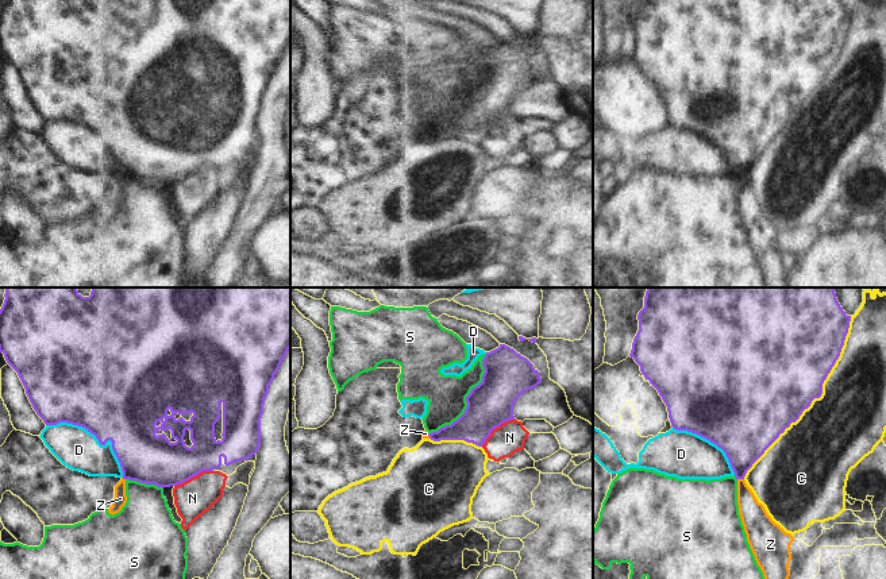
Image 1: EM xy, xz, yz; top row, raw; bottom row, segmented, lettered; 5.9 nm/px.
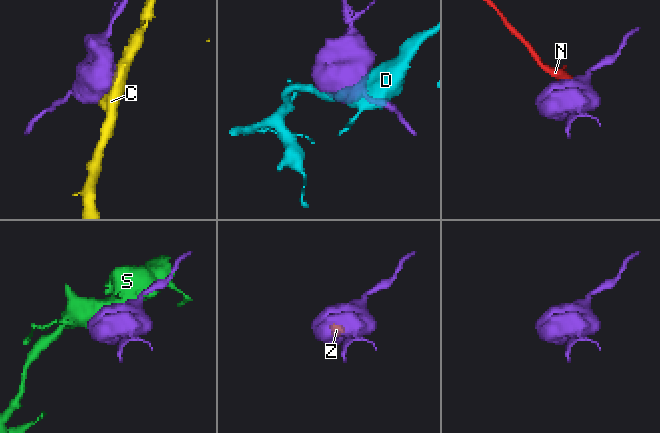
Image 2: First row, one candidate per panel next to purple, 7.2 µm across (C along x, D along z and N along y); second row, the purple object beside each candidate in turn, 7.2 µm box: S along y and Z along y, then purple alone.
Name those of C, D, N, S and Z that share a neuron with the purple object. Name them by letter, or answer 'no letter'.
no letter

